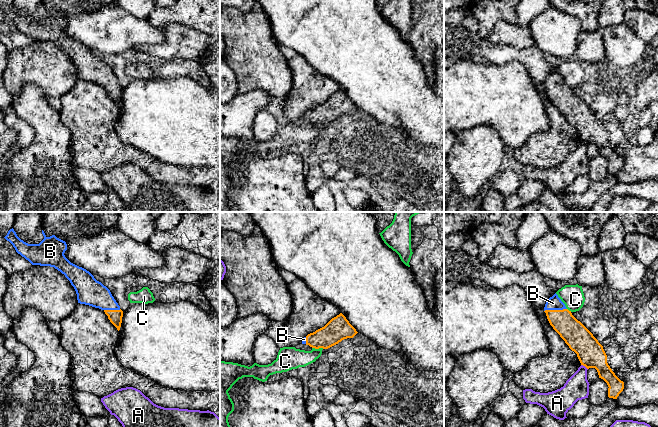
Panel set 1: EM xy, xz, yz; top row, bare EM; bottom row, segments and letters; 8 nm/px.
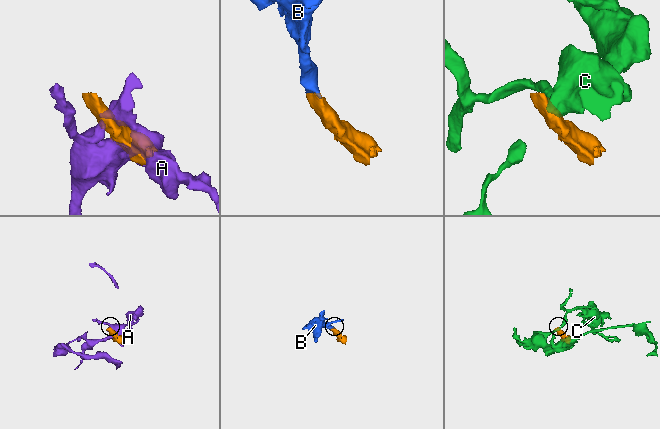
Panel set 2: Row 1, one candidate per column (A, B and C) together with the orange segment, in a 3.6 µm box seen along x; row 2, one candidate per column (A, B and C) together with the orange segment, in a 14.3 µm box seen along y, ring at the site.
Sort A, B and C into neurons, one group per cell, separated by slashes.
A / B / C

